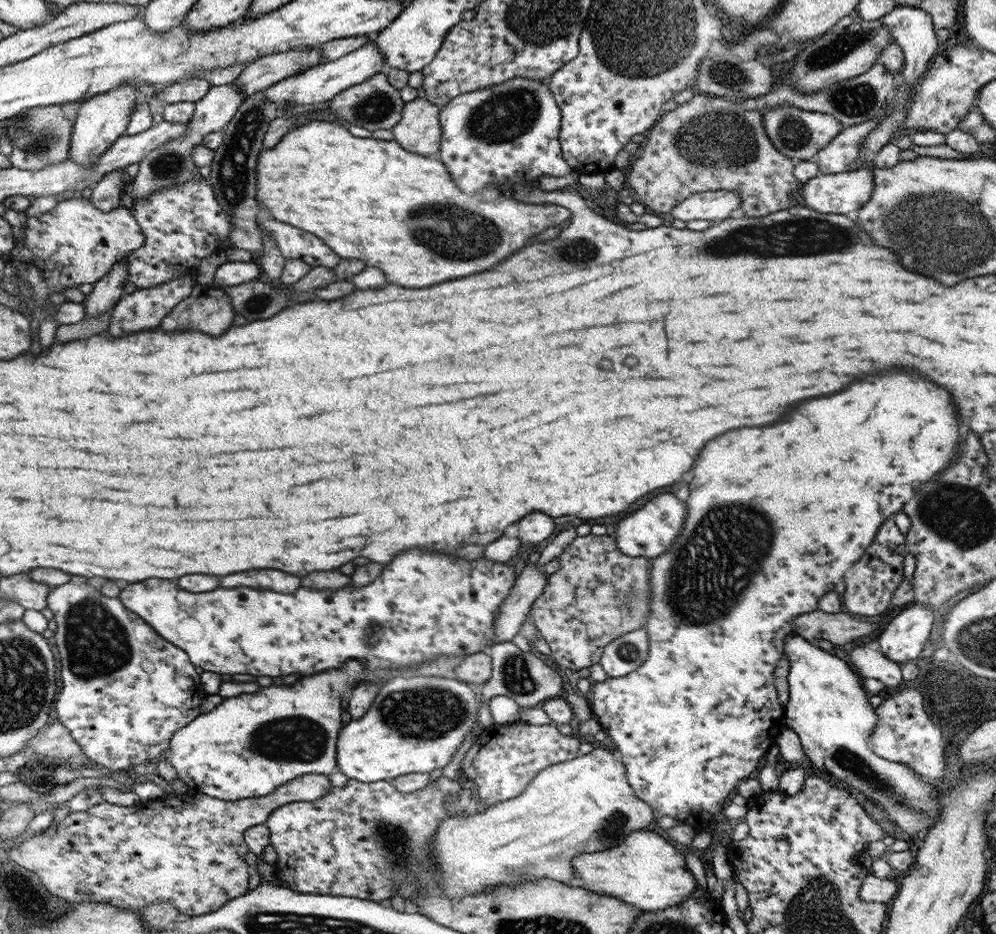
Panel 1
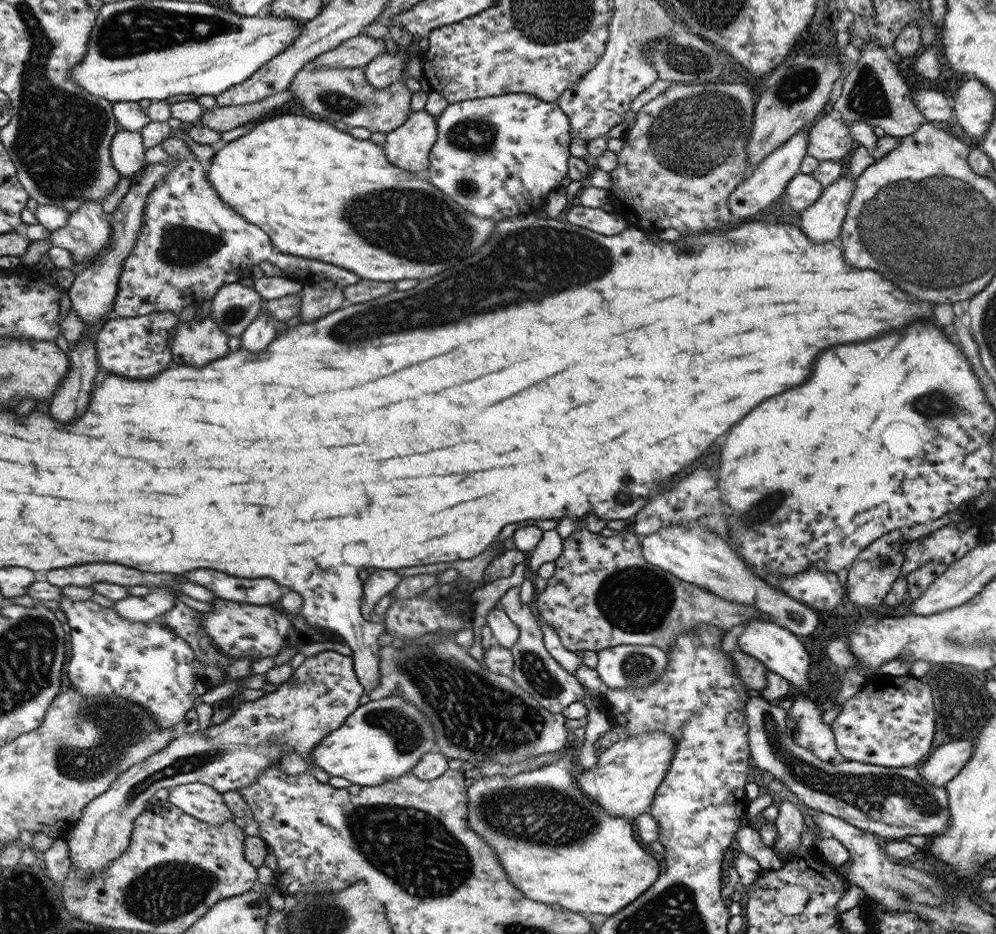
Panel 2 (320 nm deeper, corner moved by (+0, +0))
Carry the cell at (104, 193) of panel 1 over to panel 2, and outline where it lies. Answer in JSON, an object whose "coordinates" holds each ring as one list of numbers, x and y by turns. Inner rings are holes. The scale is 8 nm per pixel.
{"coordinates":[[122,129,111,142,112,164,118,169,121,178,134,179,144,165,145,148,141,132]]}

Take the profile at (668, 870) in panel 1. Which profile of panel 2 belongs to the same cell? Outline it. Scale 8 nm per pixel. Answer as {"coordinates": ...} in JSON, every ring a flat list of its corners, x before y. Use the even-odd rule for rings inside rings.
{"coordinates":[[564,754,546,767,524,772,516,778,492,776,474,779,468,789,468,821,475,832,488,840,488,844,492,844,496,852,500,852,500,860,504,860,504,864,508,864,508,872,512,872,510,879,516,882,515,887,524,896,542,904,560,904,562,908,576,913,613,916,656,882,660,866,638,844,632,824,626,817,612,816,591,797,580,792,576,777,574,778,576,768,572,756]]}

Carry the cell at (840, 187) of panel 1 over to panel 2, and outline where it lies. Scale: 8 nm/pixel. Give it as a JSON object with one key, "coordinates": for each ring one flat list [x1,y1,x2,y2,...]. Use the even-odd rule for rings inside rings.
{"coordinates":[[799,173,792,177,786,185,788,204,795,211,811,207,824,190,823,186,811,175]]}

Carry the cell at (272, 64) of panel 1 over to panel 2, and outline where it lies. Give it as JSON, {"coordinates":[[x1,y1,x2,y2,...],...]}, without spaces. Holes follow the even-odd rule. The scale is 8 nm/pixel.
{"coordinates":[[363,34,345,40,340,46,318,55,313,61,321,67,360,67,374,60,377,54,386,51,386,44,382,38,372,38]]}

